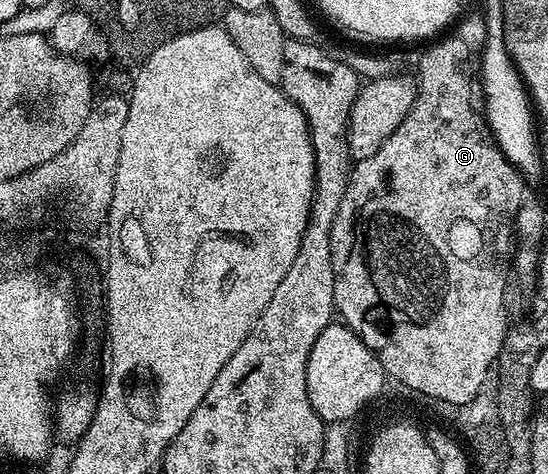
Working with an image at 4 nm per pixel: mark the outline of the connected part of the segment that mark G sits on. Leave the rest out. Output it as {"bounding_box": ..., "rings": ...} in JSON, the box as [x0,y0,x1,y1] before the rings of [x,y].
{"bounding_box":[331,38,527,402],"rings":[[[444,38],[437,40],[442,42],[434,41],[434,46],[417,62],[417,95],[411,112],[407,112],[407,120],[403,120],[403,124],[399,124],[399,128],[391,132],[390,138],[378,152],[373,156],[367,156],[367,160],[354,163],[349,174],[347,192],[343,195],[343,204],[339,204],[339,212],[331,228],[331,260],[335,275],[333,304],[340,321],[357,333],[367,349],[379,360],[386,375],[397,386],[402,382],[415,386],[422,399],[436,395],[449,401],[462,402],[473,397],[473,391],[477,389],[476,384],[481,382],[485,375],[485,365],[496,353],[501,338],[501,286],[505,275],[505,250],[509,244],[509,220],[513,210],[526,201],[527,182],[505,157],[488,125],[484,121],[473,124],[471,120],[469,110],[475,105],[473,90],[469,87],[471,60],[461,60],[464,68],[455,66],[457,52],[471,50],[470,43],[465,38]]]}

